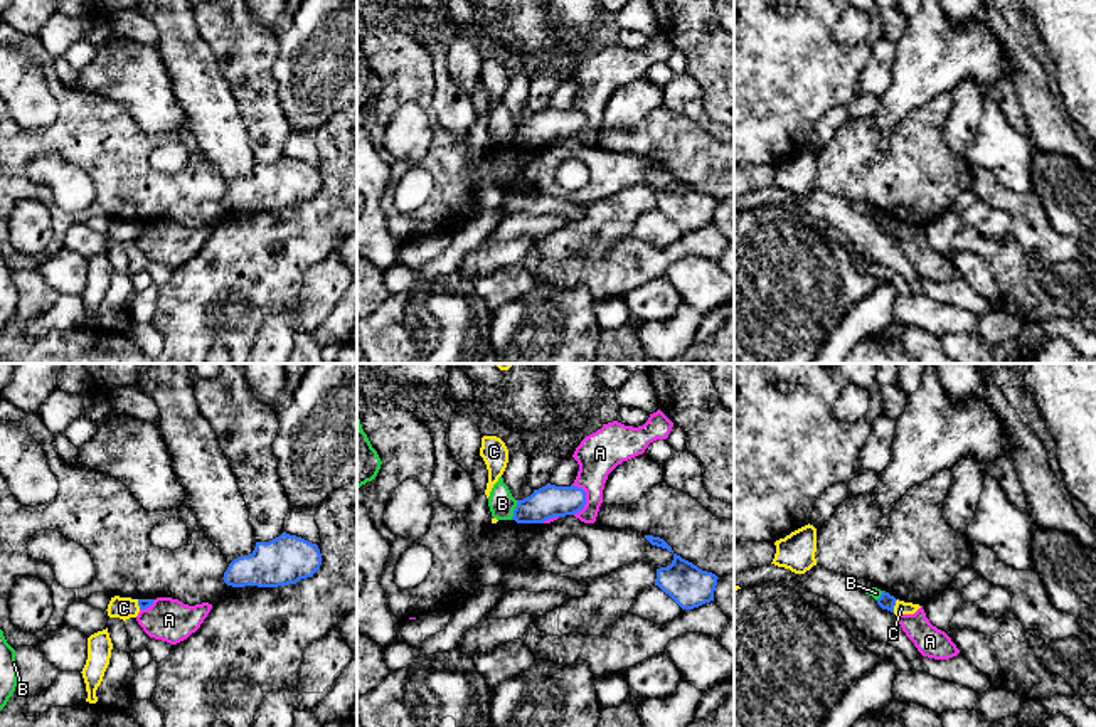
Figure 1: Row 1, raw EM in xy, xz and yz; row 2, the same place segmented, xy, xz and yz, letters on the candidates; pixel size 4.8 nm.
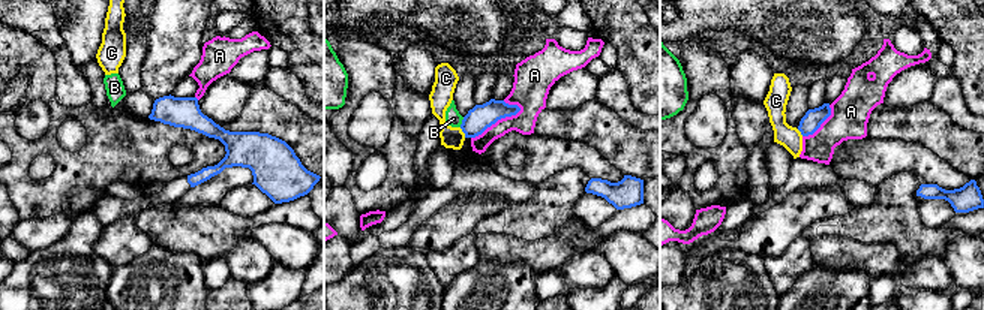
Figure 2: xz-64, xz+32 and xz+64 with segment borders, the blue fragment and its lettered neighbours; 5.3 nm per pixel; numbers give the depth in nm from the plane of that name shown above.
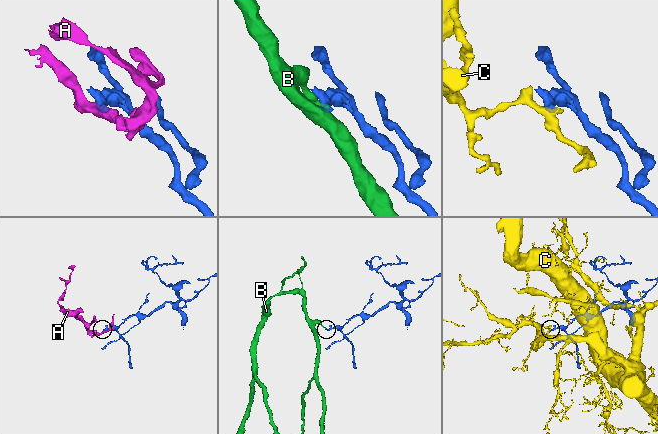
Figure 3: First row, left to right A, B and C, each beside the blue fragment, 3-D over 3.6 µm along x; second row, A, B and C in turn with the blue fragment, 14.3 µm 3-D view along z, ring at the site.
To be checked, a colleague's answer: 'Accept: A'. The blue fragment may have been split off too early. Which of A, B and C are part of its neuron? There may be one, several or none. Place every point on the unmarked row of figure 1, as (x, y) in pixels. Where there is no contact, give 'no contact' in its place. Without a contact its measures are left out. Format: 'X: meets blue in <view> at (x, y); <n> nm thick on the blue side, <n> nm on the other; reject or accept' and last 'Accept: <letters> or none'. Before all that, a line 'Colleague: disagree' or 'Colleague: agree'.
Colleague: disagree
A: meets blue in xz at (585, 122); 160 nm thick on the blue side, 200 nm on the other; reject
B: meets blue in xz at (514, 133); 160 nm thick on the blue side, 120 nm on the other; reject
C: meets blue in yz at (894, 228); 80 nm thick on the blue side, 60 nm on the other; reject
Accept: none

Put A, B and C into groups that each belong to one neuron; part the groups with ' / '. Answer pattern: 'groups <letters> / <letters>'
groups A / B / C

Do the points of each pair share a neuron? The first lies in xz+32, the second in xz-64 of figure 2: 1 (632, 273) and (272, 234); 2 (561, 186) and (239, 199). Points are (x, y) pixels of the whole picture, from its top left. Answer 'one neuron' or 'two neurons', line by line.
1: one neuron
2: two neurons

